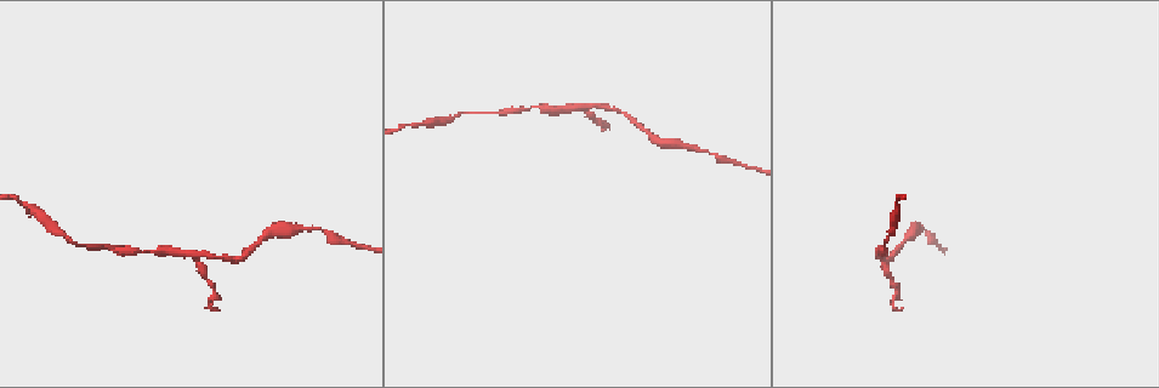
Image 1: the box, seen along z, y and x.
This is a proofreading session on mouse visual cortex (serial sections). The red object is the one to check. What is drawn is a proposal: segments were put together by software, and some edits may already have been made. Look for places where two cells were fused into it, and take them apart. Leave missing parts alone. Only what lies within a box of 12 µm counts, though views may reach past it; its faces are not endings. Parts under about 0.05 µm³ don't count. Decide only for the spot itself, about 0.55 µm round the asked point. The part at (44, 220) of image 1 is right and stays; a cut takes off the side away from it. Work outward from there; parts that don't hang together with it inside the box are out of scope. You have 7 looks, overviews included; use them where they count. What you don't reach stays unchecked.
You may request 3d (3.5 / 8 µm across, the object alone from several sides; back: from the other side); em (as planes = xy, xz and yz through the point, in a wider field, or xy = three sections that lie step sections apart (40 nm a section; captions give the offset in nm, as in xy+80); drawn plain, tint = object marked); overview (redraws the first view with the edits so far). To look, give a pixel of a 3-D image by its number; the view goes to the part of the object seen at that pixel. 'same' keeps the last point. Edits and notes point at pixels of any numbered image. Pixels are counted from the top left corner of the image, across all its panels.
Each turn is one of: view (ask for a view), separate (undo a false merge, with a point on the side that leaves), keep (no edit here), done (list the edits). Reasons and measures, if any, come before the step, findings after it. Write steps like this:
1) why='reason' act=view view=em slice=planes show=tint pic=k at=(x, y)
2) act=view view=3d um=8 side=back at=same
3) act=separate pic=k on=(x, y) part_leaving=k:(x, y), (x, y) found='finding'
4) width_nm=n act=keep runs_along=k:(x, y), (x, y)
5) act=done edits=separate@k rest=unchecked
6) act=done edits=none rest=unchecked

why='narrows sharply' act=view view=3d um=3.5 pic=1 at=(87, 244)

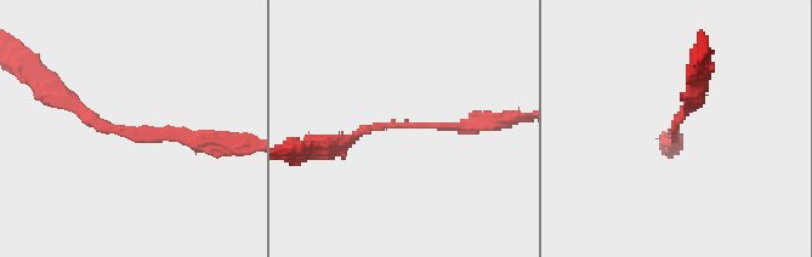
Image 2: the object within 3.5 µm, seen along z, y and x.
why='need the tissue' act=view view=em slice=planes show=tint pic=2 at=(133, 129)

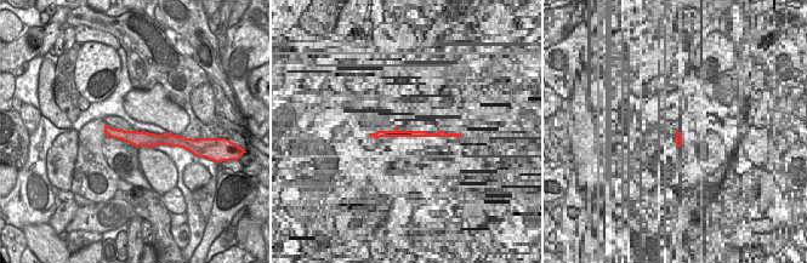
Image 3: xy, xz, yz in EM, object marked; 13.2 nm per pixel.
act=keep runs_along=3:(107, 129), (136, 138), (174, 137) found='one cell here'

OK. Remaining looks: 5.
why='arms part here' act=view view=3d um=3.5 side=back pic=1 at=(578, 110)

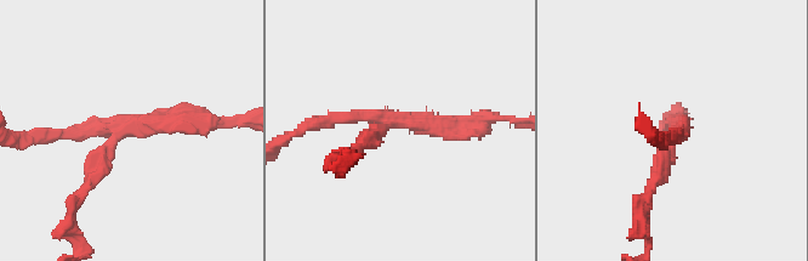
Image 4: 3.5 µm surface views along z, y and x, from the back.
arms=3 arm_widths_nm=150,200,250 act=view view=em slice=xy step=5 show=tint pic=4 at=(125, 125)

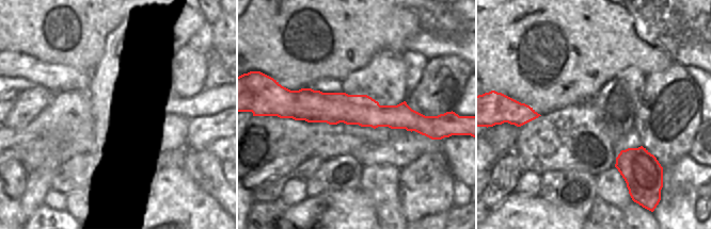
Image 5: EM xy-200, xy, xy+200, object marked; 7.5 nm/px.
act=separate pic=4 on=(87, 166) found='two cells meet here'

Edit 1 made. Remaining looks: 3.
why='sudden change in width' act=view view=3d um=8 pic=1 at=(652, 137)

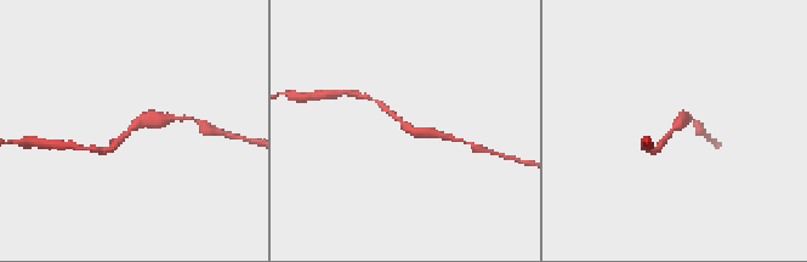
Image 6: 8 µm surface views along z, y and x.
arm_widths_nm=200,300 why='shape alone is not enough' act=view view=em slice=xy step=2 show=tint pic=6 at=(135, 127)

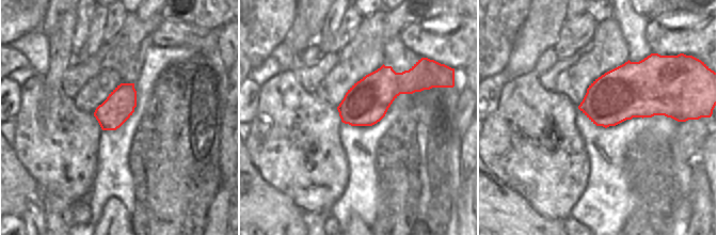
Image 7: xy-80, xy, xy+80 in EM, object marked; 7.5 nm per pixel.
act=keep runs_along=6:(113, 147), (138, 121), (168, 118) found='all the same cell'

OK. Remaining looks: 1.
act=done edits=separate@4 rest=unchecked

